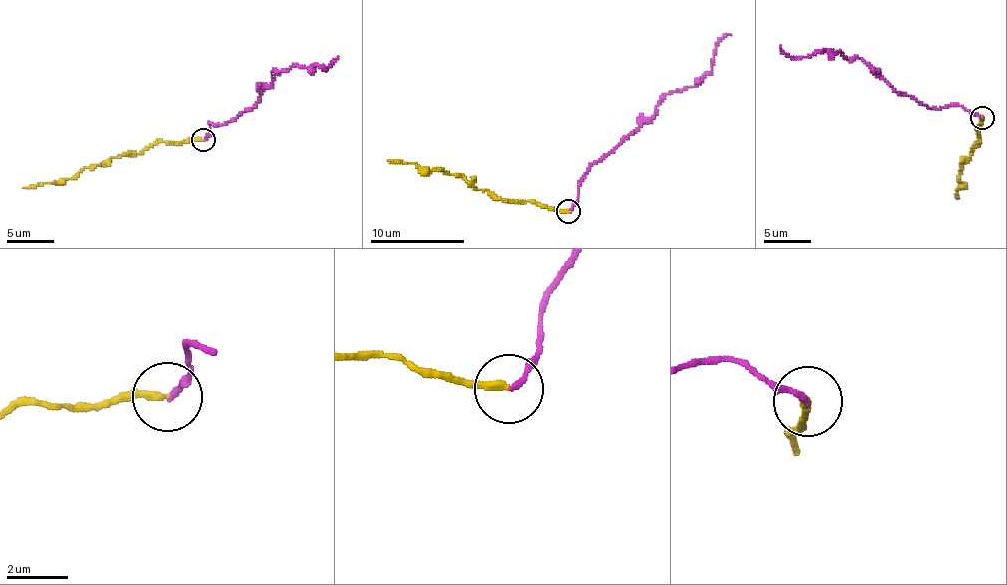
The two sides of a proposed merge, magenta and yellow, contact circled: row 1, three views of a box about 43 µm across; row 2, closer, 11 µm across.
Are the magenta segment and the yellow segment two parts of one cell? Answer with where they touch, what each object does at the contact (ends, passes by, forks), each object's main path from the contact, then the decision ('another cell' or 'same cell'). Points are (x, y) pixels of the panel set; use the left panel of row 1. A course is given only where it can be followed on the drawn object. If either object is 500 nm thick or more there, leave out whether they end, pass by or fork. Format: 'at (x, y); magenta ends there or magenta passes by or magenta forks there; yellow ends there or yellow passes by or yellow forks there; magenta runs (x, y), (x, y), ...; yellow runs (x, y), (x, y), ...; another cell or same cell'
at (203, 139); magenta ends there; yellow ends there; magenta runs (203, 140), (210, 131), (208, 123), (227, 124), (250, 110), (273, 71), (325, 68), (338, 56); yellow runs (203, 140), (154, 141), (131, 154), (83, 167), (71, 179), (23, 187); another cell

